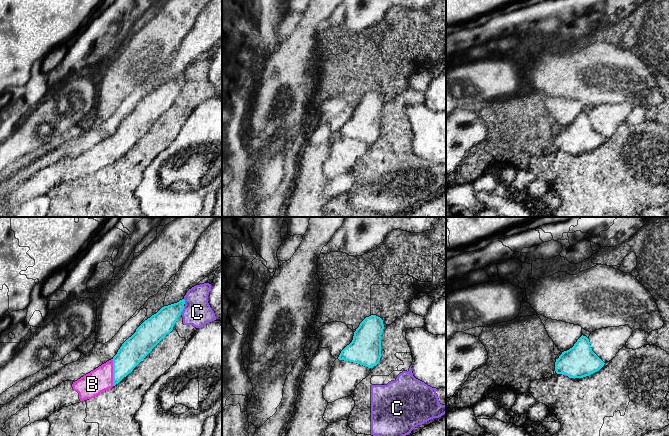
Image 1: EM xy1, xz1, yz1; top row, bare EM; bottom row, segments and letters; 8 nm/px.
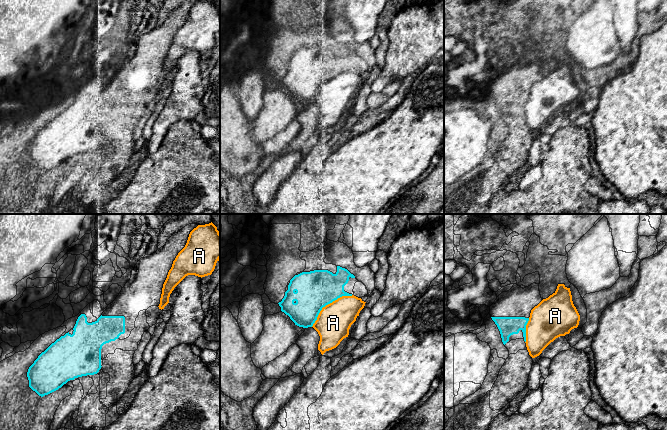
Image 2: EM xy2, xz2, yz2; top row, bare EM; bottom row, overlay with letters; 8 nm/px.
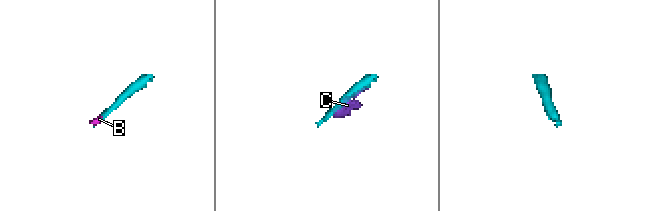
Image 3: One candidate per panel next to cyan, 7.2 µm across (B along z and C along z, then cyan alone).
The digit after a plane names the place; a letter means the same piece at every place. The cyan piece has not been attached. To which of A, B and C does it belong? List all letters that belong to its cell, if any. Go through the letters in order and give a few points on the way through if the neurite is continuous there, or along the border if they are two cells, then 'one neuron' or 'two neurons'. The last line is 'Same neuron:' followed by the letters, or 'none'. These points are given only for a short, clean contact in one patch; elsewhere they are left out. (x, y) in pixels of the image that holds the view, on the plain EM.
A: runs through xz2 (314, 66), (328, 79), (333, 99); one neuron
B: one neuron
C: two neurons
Same neuron: A, B

